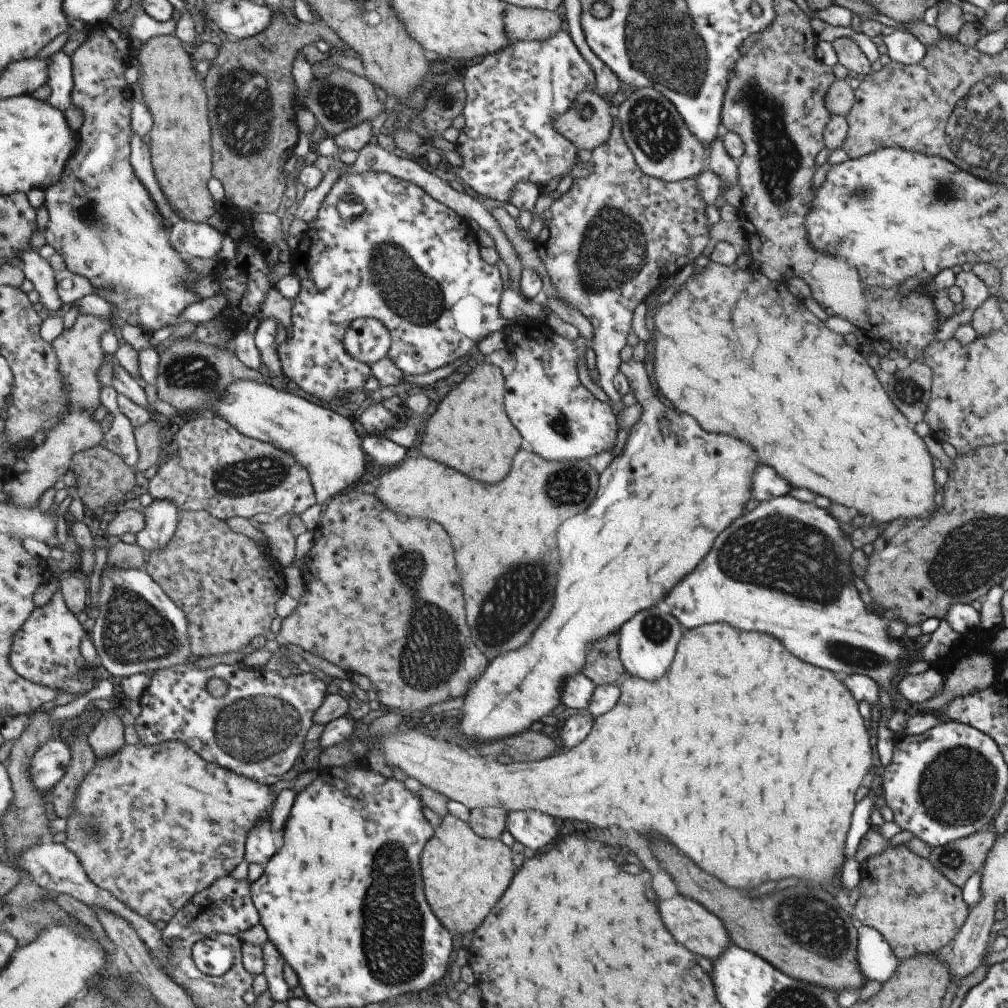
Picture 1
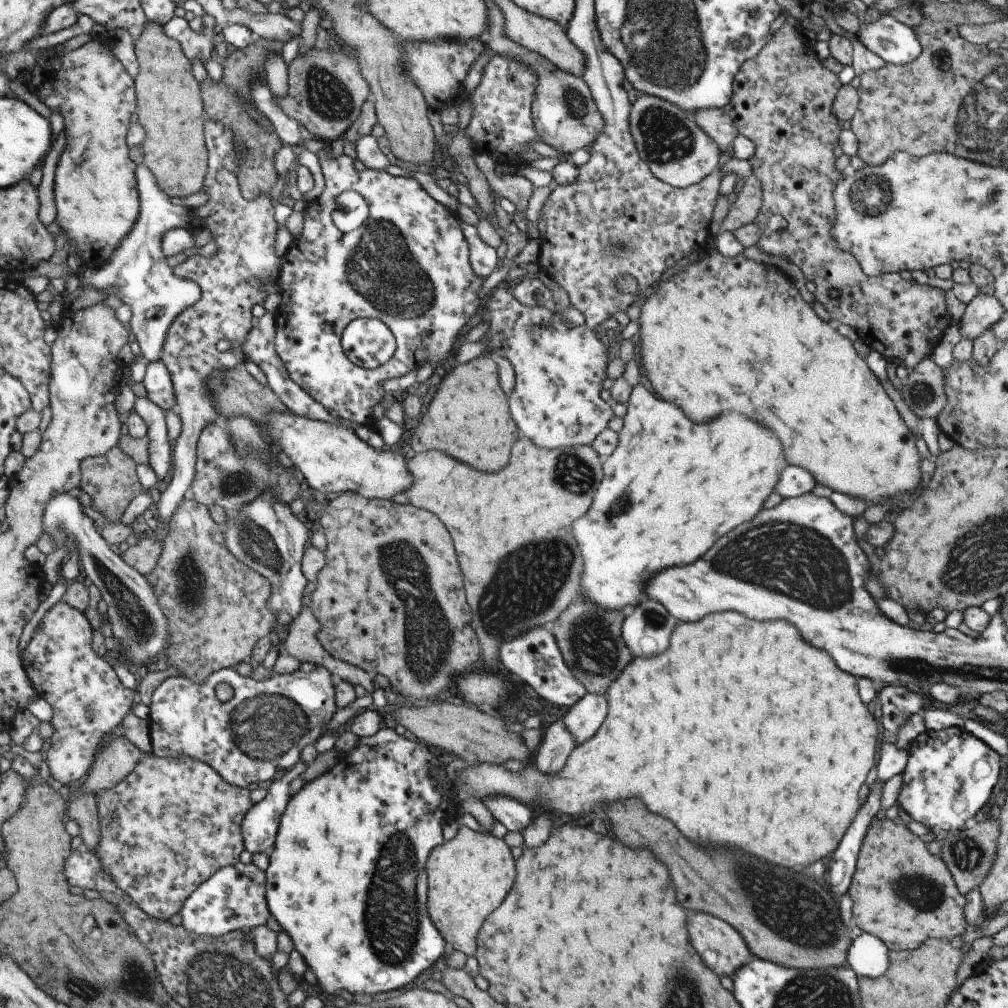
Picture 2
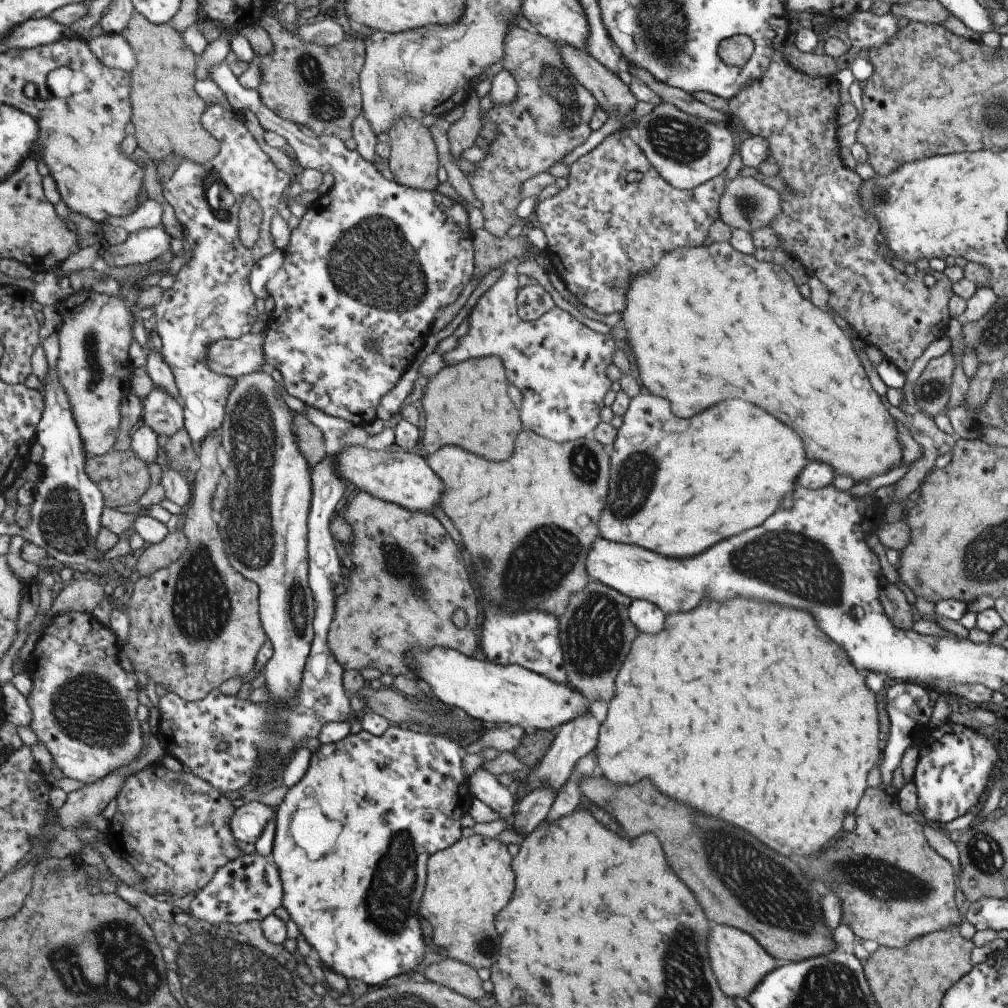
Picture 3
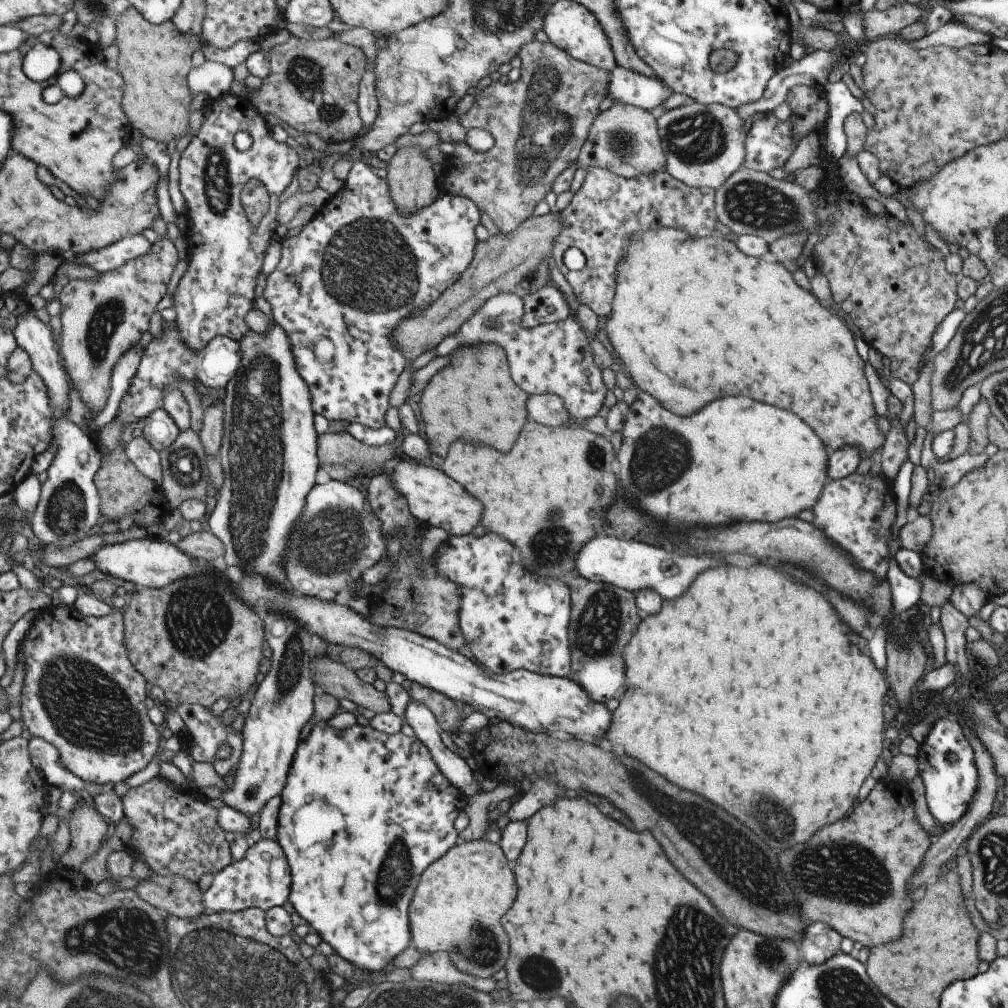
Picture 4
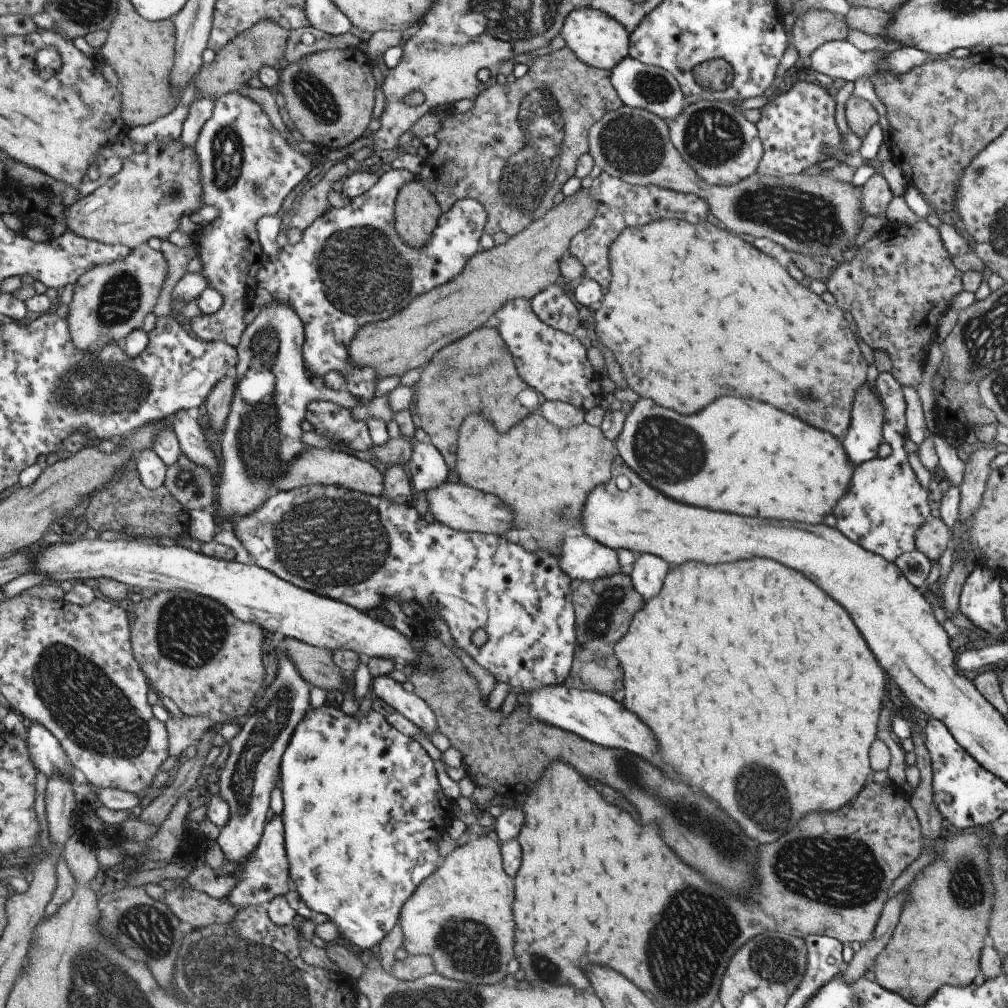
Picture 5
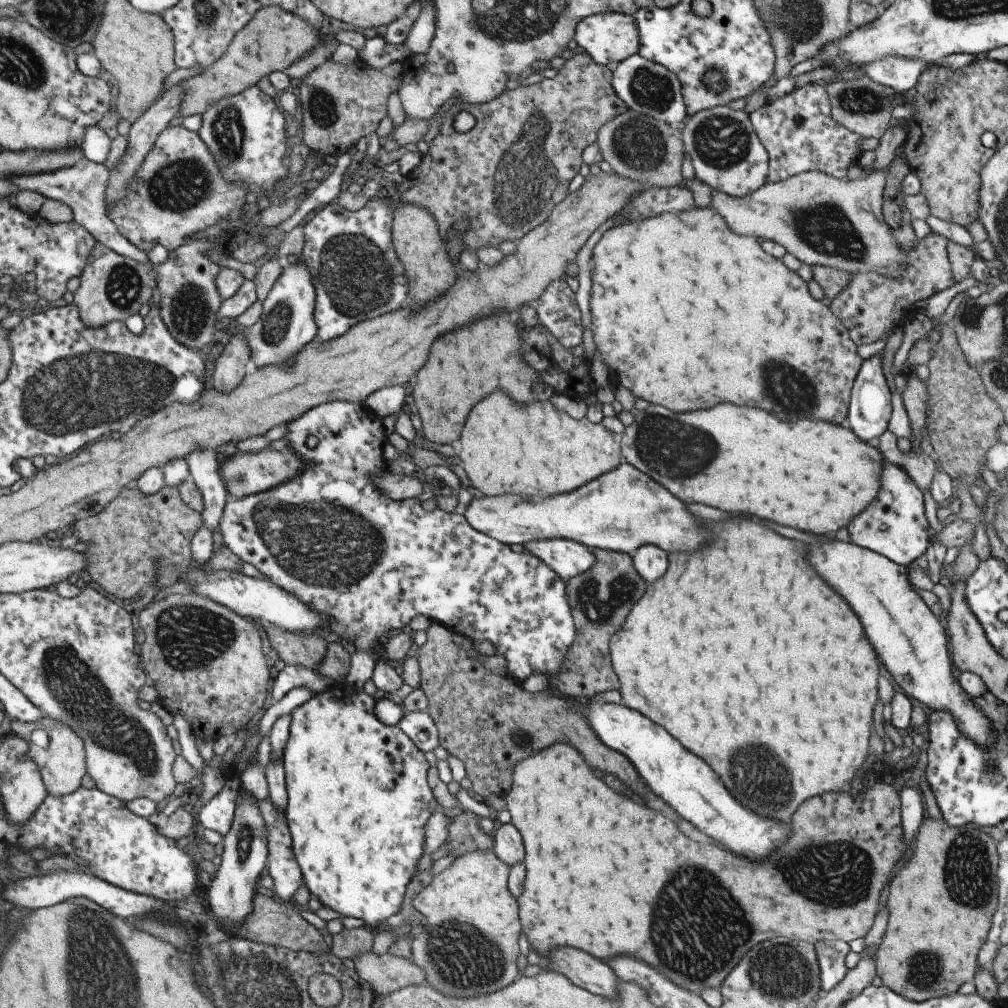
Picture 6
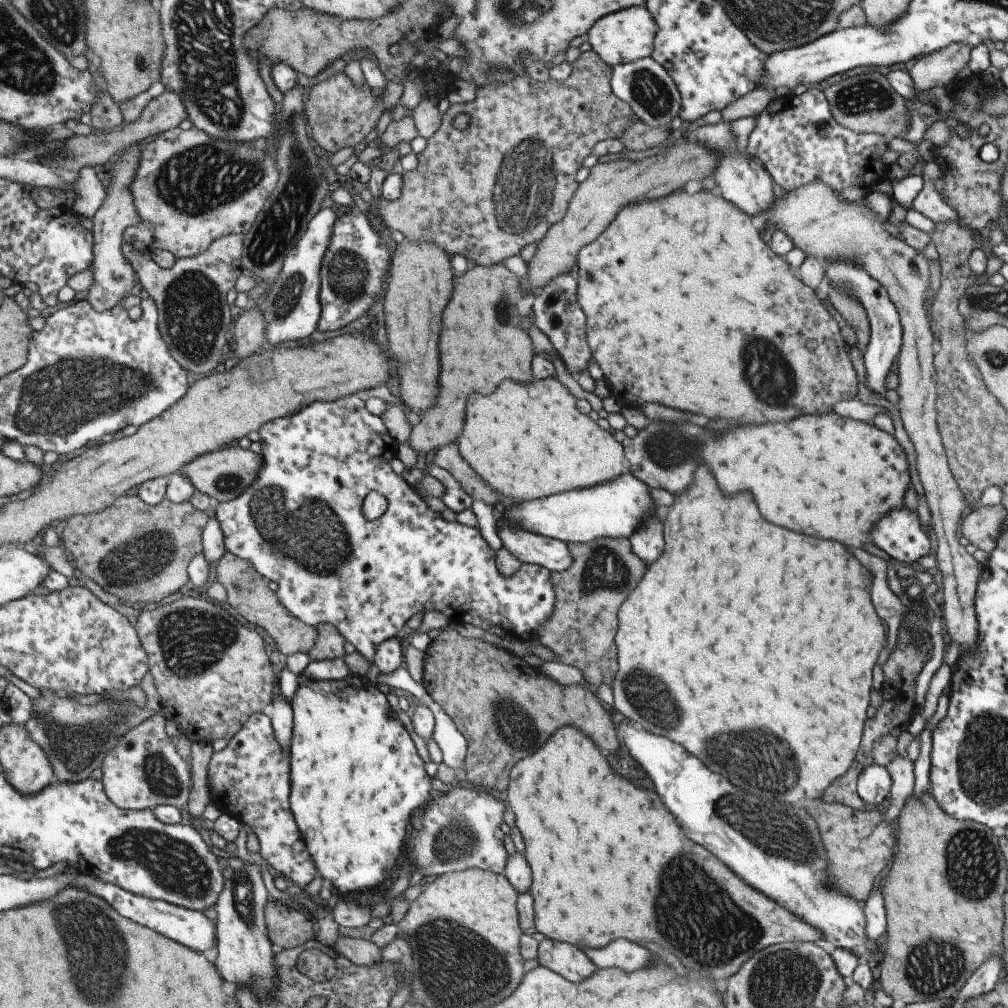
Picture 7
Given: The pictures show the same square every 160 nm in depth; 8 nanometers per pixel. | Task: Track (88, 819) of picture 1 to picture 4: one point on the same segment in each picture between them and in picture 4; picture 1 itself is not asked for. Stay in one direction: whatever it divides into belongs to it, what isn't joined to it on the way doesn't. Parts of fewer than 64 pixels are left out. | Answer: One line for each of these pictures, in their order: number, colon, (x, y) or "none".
2: (172, 822)
3: (172, 828)
4: (173, 833)

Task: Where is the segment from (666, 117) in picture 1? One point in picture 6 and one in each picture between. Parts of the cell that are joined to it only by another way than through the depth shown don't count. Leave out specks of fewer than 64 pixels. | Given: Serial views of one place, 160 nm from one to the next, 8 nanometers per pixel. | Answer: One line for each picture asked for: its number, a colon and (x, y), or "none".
2: (677, 152)
3: (686, 151)
4: (702, 145)
5: (722, 147)
6: (725, 153)

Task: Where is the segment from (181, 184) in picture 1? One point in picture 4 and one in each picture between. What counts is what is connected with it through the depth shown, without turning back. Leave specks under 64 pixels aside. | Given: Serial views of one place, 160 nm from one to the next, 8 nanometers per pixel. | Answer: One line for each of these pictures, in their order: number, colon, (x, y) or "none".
2: (169, 106)
3: (165, 111)
4: (155, 59)

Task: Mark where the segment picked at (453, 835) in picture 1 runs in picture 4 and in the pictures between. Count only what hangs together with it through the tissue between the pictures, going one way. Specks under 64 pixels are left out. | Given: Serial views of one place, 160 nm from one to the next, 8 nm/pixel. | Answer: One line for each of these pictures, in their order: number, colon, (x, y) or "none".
2: (467, 877)
3: (468, 882)
4: (459, 898)

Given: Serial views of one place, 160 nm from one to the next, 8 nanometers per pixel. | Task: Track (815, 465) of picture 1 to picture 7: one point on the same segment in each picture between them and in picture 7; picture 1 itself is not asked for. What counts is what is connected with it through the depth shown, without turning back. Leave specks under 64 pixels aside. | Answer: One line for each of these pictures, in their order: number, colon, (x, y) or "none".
2: (706, 346)
3: (704, 324)
4: (682, 306)
5: (690, 313)
6: (721, 321)
7: (683, 302)

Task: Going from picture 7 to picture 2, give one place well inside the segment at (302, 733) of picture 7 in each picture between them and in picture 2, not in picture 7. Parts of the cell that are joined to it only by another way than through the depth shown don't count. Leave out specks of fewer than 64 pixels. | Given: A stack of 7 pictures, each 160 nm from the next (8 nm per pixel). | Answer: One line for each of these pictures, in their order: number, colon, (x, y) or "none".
2: (346, 878)
3: (397, 792)
4: (353, 866)
5: (353, 788)
6: (357, 800)

